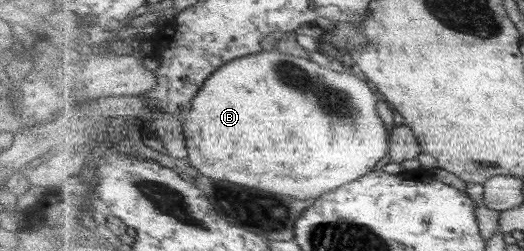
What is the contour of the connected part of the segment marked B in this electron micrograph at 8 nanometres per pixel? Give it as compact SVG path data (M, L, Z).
M277 50L263 51L225 64L221 70L217 70L215 74L209 77L209 80L206 80L204 87L192 100L191 114L183 117L183 132L185 140L189 144L187 148L189 148L191 164L197 170L201 170L205 176L211 176L211 178L217 178L217 180L229 180L233 184L241 184L241 186L249 186L249 188L269 190L269 192L287 194L287 196L299 196L301 200L309 198L309 196L317 198L317 196L326 195L333 189L353 182L353 180L357 180L375 170L376 164L381 160L386 160L390 151L388 128L385 127L379 112L377 112L377 94L367 82L359 80L361 74L358 71L351 75L351 73L339 73L329 70L329 68L329 65L320 66L307 58L293 54L283 54L283 52Z

